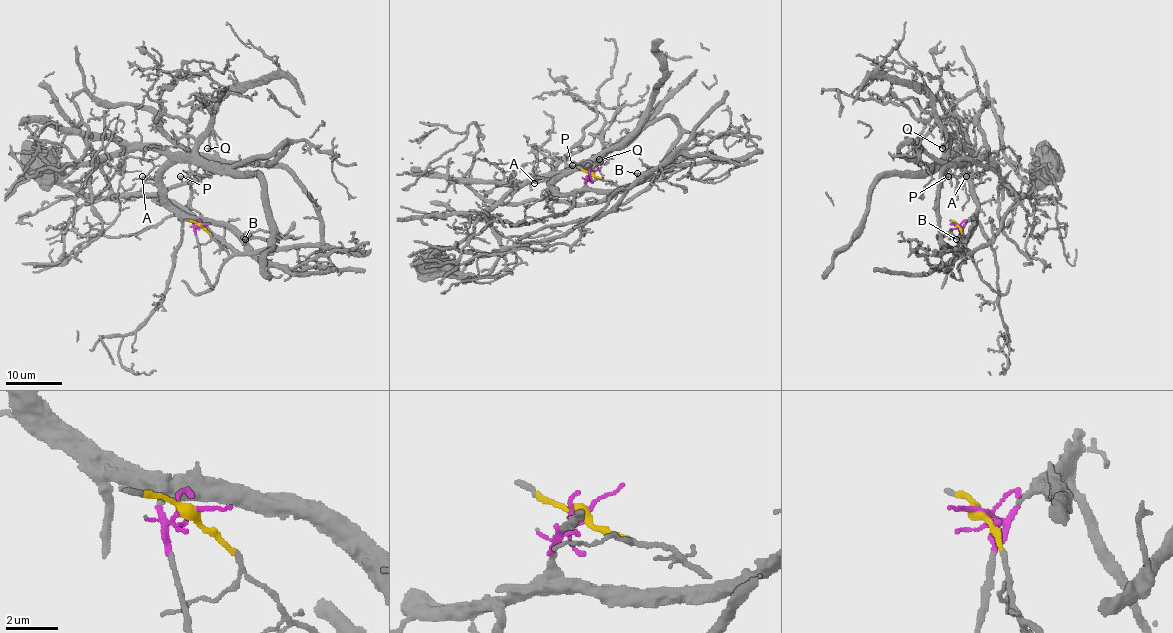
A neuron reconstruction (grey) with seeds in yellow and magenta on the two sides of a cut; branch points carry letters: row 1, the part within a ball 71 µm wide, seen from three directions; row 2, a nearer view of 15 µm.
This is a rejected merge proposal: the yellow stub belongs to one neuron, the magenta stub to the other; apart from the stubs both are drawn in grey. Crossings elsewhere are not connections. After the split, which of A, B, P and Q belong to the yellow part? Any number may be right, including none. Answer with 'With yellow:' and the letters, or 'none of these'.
With yellow: none of these

